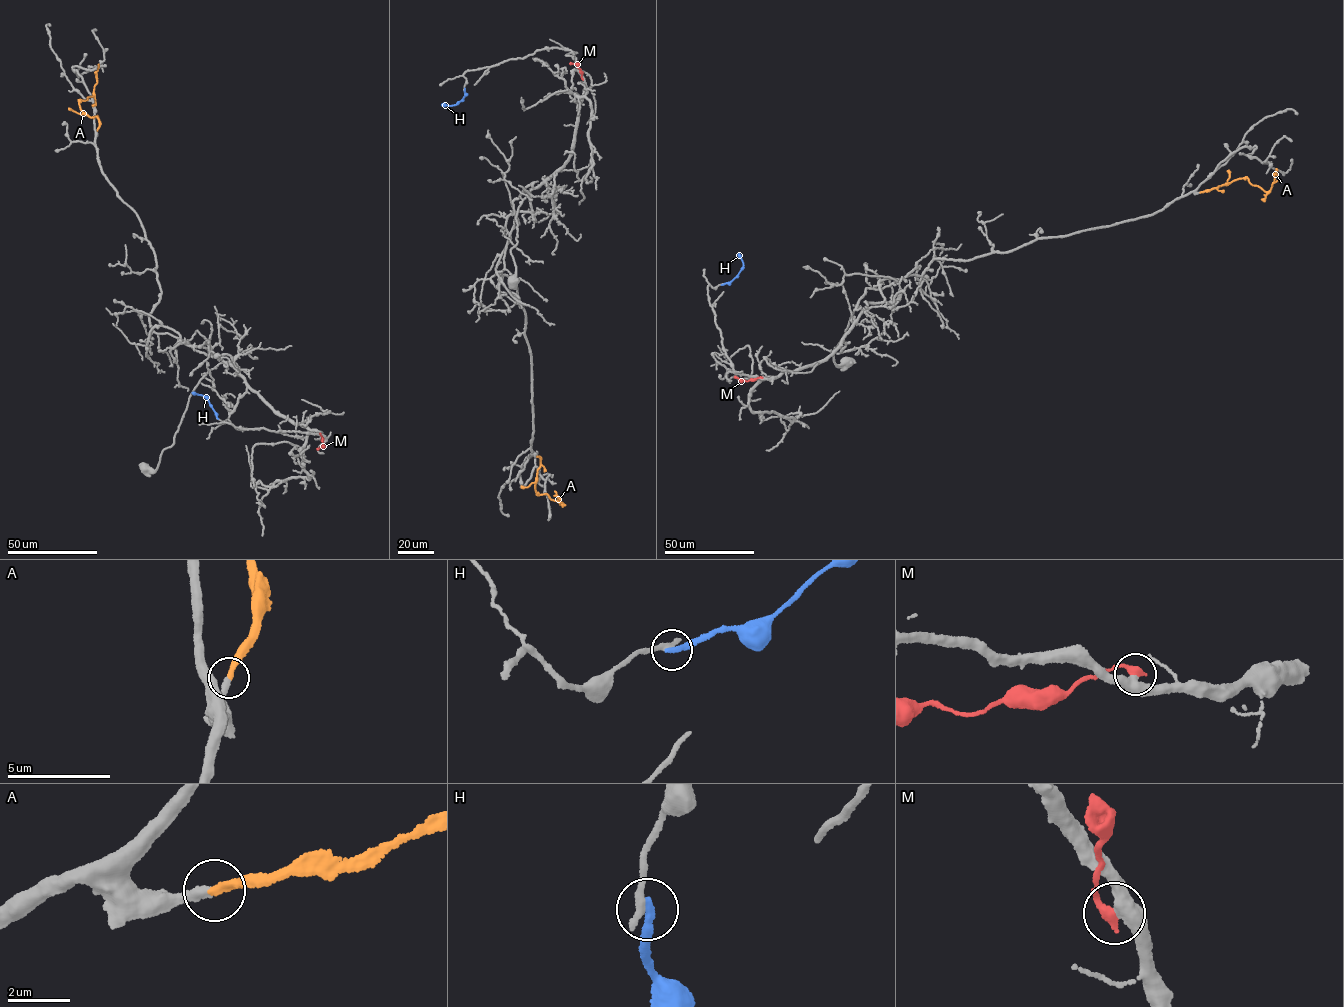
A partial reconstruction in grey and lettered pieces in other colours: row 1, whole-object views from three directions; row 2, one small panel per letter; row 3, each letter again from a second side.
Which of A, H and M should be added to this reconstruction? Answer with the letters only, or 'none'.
A

